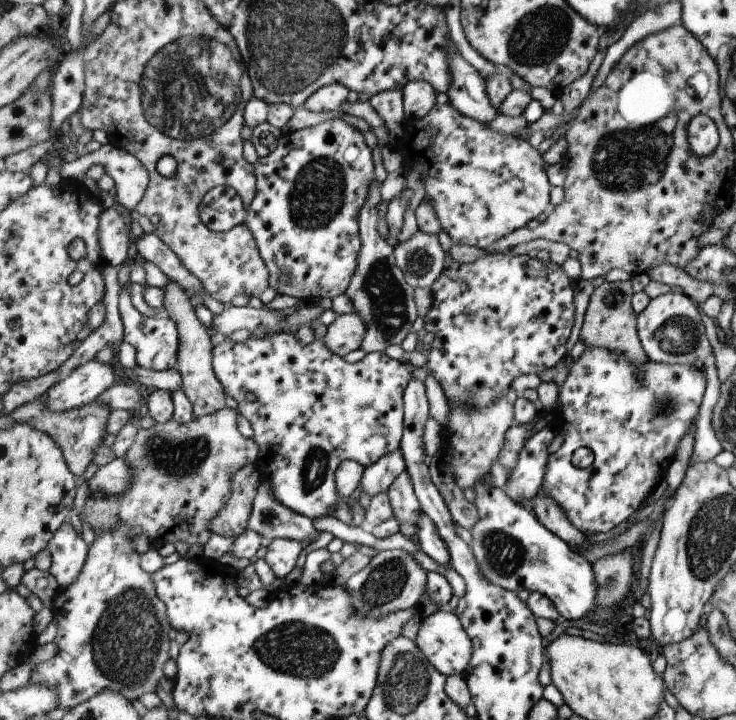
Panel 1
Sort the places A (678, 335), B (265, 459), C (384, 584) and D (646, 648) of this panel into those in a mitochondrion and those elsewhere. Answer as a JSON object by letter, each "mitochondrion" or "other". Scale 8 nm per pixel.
{"A":"mitochondrion","B":"other","C":"mitochondrion","D":"other"}

